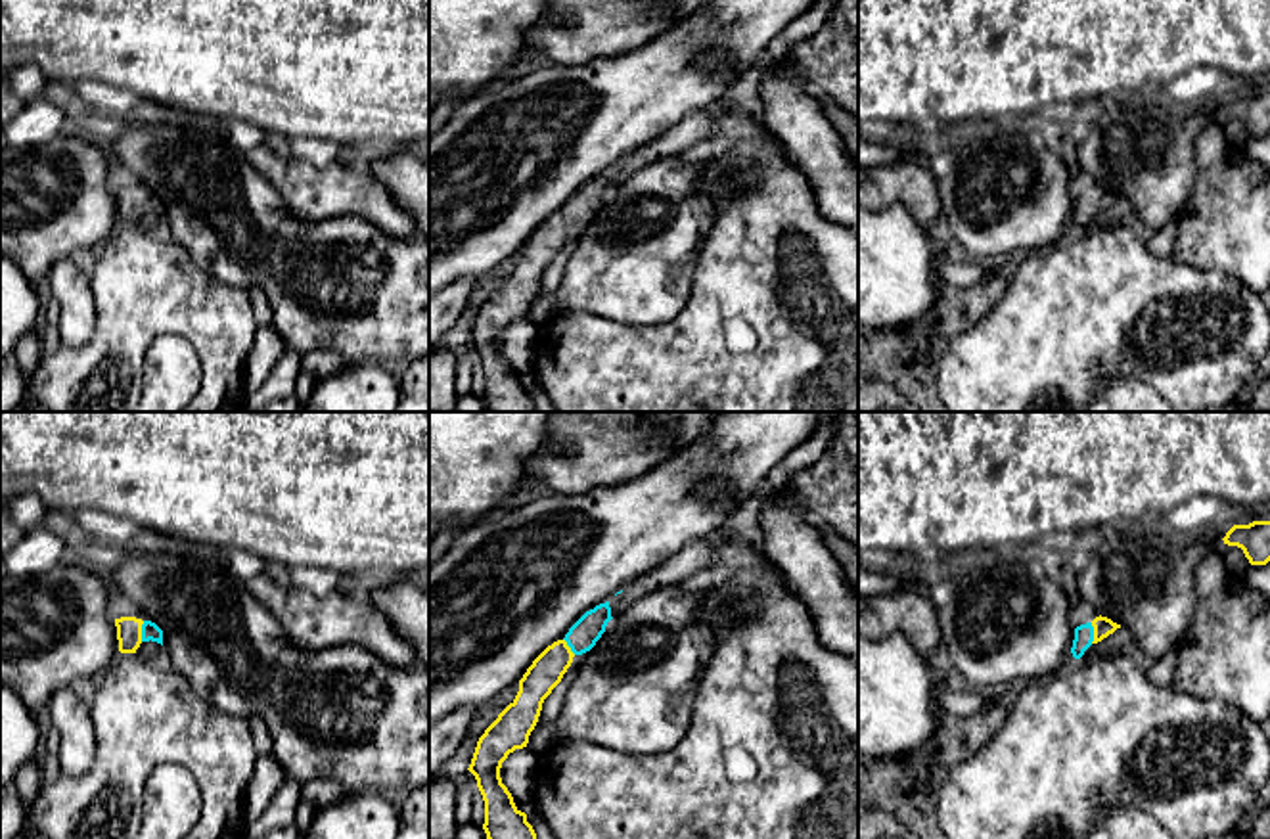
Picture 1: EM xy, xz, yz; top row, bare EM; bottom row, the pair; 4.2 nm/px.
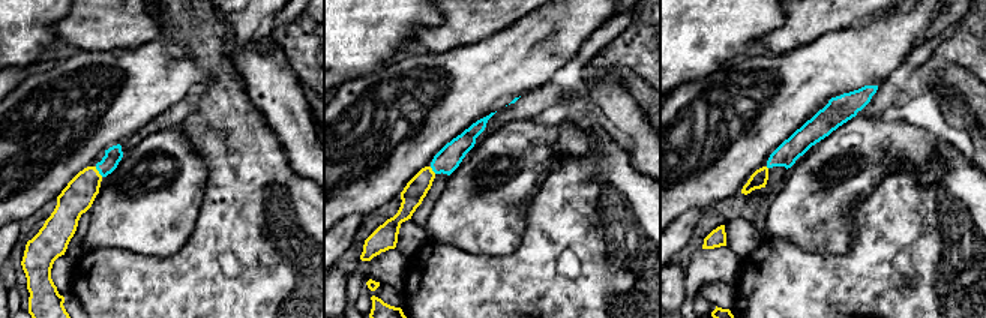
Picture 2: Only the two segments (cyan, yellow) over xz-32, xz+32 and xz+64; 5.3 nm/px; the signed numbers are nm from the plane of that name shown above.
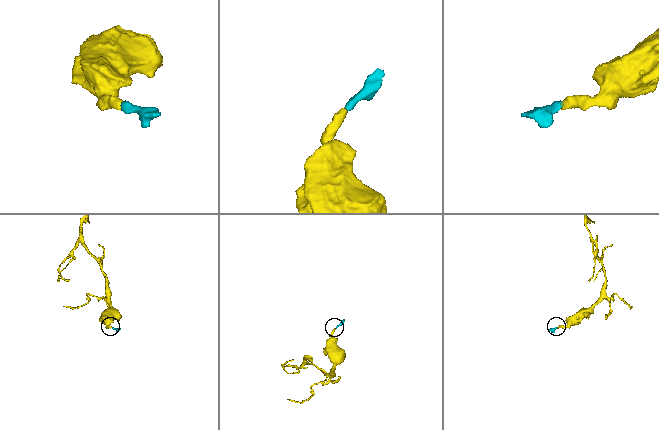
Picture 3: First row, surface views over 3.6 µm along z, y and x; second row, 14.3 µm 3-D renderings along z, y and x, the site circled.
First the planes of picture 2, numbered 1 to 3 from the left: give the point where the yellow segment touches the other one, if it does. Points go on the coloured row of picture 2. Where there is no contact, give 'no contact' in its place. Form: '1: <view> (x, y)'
1: xz-32 (98, 170)
2: xz+32 (432, 170)
3: no contact

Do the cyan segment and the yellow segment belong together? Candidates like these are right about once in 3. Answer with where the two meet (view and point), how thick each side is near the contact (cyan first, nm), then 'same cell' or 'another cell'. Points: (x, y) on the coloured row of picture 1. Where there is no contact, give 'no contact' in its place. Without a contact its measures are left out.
xy (142, 631) | 80/110 nm | same cell

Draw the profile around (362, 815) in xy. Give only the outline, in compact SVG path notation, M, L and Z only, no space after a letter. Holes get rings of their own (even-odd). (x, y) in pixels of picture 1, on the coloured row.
M354 793L318 808L305 839L397 839L400 829L395 797Z

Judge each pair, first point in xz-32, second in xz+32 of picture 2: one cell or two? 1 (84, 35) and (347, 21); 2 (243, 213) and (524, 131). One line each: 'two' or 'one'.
1: two
2: two

